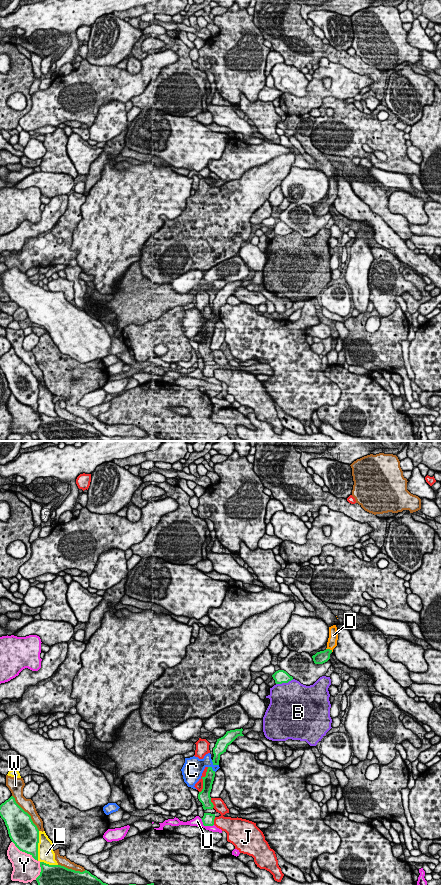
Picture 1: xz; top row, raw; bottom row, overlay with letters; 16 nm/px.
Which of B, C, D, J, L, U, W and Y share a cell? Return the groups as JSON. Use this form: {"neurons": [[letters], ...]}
{"neurons": [["B"], ["C"], ["D"], ["J"], ["L"], ["U"], ["W"], ["Y"]]}

